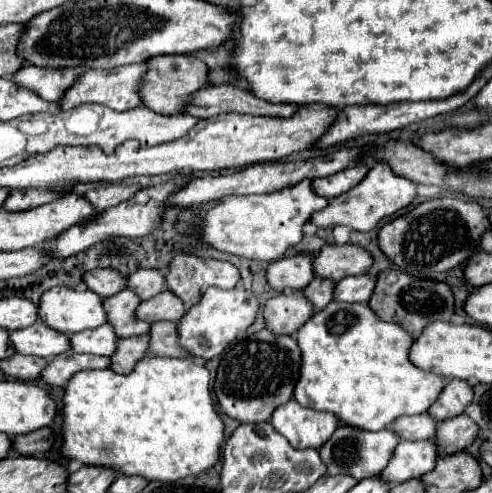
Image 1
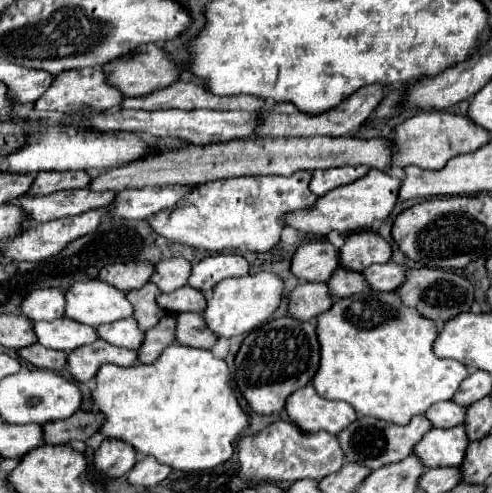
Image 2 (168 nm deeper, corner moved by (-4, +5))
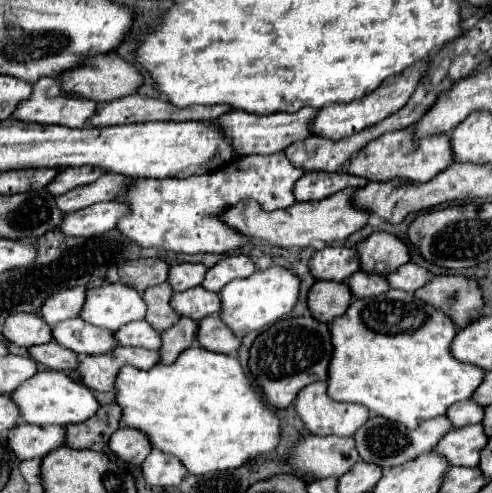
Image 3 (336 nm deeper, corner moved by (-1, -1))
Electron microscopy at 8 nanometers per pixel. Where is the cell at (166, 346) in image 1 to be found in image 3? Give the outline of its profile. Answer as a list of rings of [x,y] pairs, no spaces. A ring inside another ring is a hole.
[[[216,314],[198,320],[196,340],[204,350],[210,350],[210,352],[230,354],[240,348],[240,340],[228,328],[224,328],[224,324]]]

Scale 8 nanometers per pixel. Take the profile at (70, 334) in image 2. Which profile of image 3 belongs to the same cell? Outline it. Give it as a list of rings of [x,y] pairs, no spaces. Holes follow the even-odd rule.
[[[72,318],[72,320],[64,320],[60,324],[56,324],[52,328],[52,338],[76,352],[76,354],[106,354],[110,350],[114,350],[118,344],[112,336],[112,332],[104,330],[104,328],[96,328],[80,318]]]

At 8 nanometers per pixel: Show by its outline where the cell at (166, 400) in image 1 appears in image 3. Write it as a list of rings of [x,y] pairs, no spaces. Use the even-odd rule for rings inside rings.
[[[192,346],[186,348],[170,366],[156,364],[152,370],[136,370],[132,366],[120,368],[114,386],[116,404],[120,404],[122,408],[120,424],[144,432],[152,448],[176,456],[190,474],[238,468],[246,464],[250,458],[274,450],[278,444],[280,434],[278,416],[274,414],[274,410],[268,410],[268,406],[260,400],[260,396],[244,376],[240,362],[232,356]]]

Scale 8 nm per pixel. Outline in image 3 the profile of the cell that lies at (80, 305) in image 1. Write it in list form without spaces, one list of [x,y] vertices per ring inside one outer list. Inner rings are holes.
[[[102,284],[86,292],[84,308],[80,318],[98,328],[108,328],[116,332],[132,320],[142,320],[146,314],[146,304],[134,288],[124,284]]]

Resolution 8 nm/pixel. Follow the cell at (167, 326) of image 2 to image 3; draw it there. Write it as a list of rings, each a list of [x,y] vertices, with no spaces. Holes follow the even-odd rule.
[[[180,318],[172,328],[162,332],[162,346],[160,346],[160,364],[172,364],[178,354],[196,344],[196,322],[192,318]]]

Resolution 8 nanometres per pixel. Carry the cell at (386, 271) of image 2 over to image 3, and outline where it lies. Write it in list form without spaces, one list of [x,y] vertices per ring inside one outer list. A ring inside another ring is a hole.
[[[408,262],[404,266],[400,266],[396,272],[390,272],[386,276],[390,288],[396,290],[406,290],[406,292],[414,292],[416,288],[422,288],[428,280],[430,280],[430,272]]]

